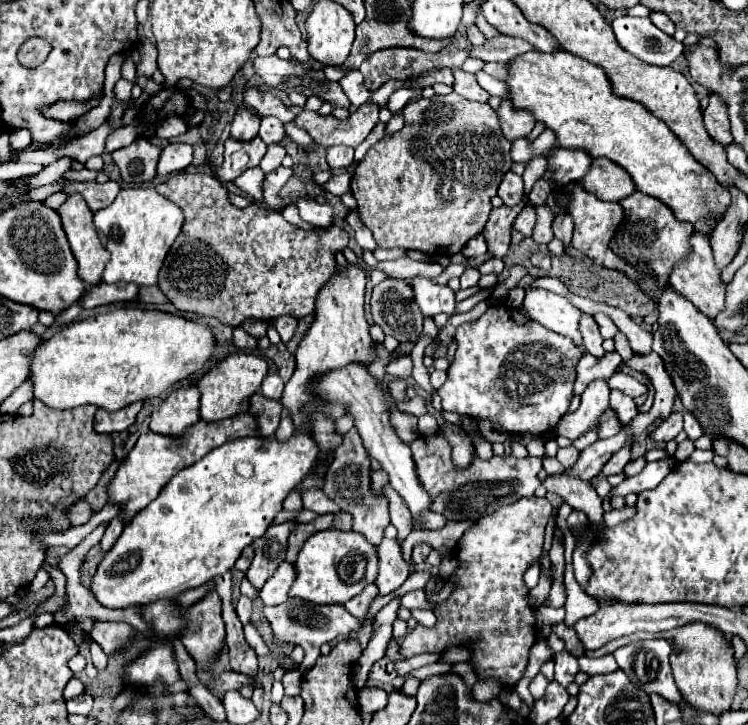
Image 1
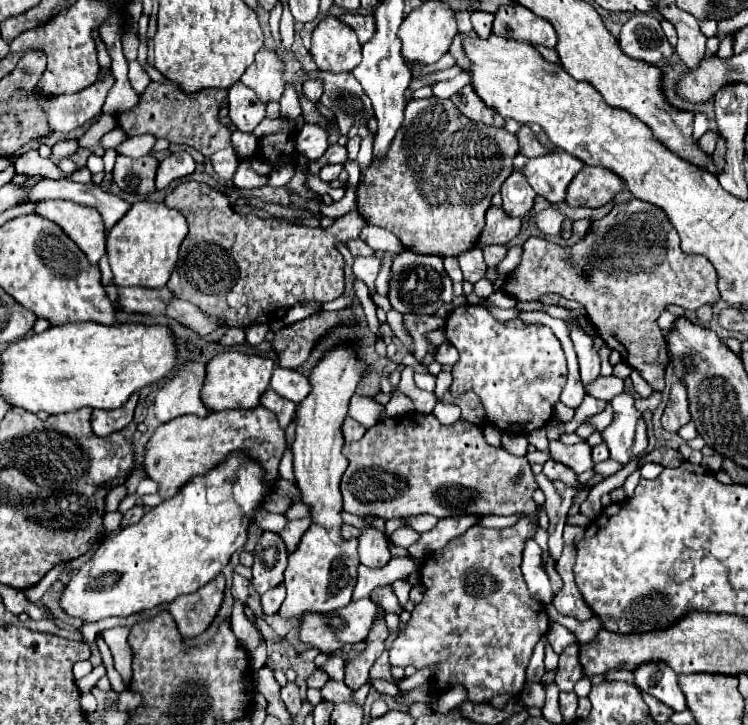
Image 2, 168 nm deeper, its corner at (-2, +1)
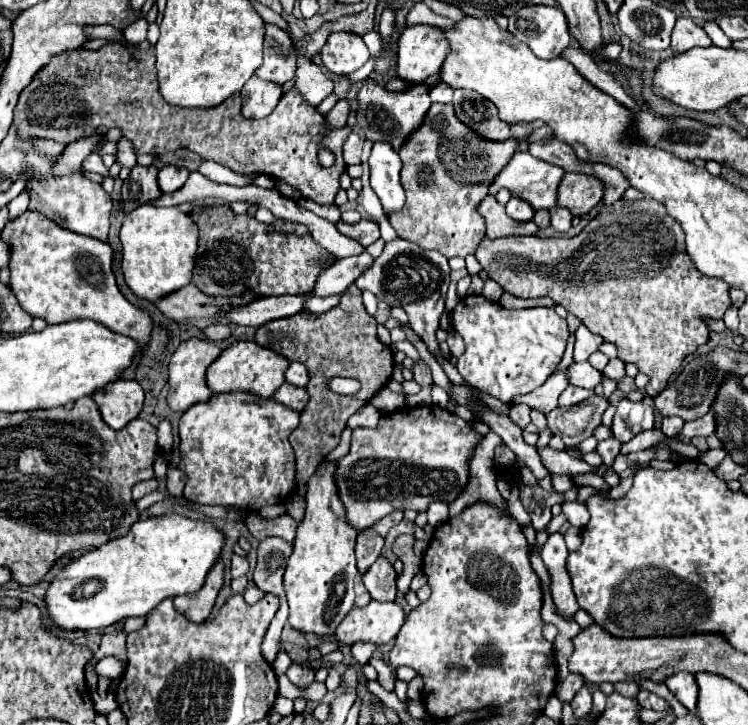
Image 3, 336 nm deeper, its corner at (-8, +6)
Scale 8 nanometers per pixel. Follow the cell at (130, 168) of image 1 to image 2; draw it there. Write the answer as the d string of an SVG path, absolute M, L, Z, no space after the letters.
M144 155L138 159L118 157L114 167L114 181L124 193L148 195L154 191L154 177L156 177L158 161L154 155Z

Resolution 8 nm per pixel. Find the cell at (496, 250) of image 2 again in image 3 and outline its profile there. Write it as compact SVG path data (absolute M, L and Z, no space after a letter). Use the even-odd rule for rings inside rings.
M644 198L638 202L622 204L626 212L616 212L620 202L612 208L602 208L602 212L592 218L586 228L574 238L540 238L540 236L508 236L508 238L484 238L476 250L476 258L492 280L496 280L506 292L518 298L552 298L562 304L570 314L578 316L582 324L600 334L606 342L616 344L618 358L636 364L650 382L646 386L648 396L658 396L670 376L680 368L682 360L692 354L700 344L708 340L708 326L700 320L702 316L722 318L732 306L730 286L724 280L704 276L684 246L684 230L666 212L664 204ZM644 228L646 236L632 238L632 232Z

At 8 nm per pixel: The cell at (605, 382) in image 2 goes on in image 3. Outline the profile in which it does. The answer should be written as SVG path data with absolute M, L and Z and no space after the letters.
M580 362L570 368L568 378L570 378L570 384L574 384L574 386L594 390L602 382L602 372L592 368L588 362Z

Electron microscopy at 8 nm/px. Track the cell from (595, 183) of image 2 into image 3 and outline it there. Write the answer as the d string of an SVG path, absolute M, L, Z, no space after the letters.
M564 174L564 184L560 184L558 206L568 208L574 216L590 212L602 202L604 182L588 174Z

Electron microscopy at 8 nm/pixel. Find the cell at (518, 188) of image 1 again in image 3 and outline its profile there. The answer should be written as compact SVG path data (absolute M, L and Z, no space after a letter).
M512 196L510 202L506 204L506 212L510 218L518 220L518 222L526 222L526 220L532 220L534 216L534 210L532 206L526 202L526 200L520 200L518 196Z

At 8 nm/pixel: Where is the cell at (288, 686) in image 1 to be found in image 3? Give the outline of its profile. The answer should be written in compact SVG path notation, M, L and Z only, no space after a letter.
M292 664L290 668L288 668L288 672L286 672L286 676L290 678L290 682L294 684L294 686L298 686L298 688L308 688L310 684L312 684L312 680L314 680L314 672L310 672L310 670L306 670L306 668L300 668L298 664Z

